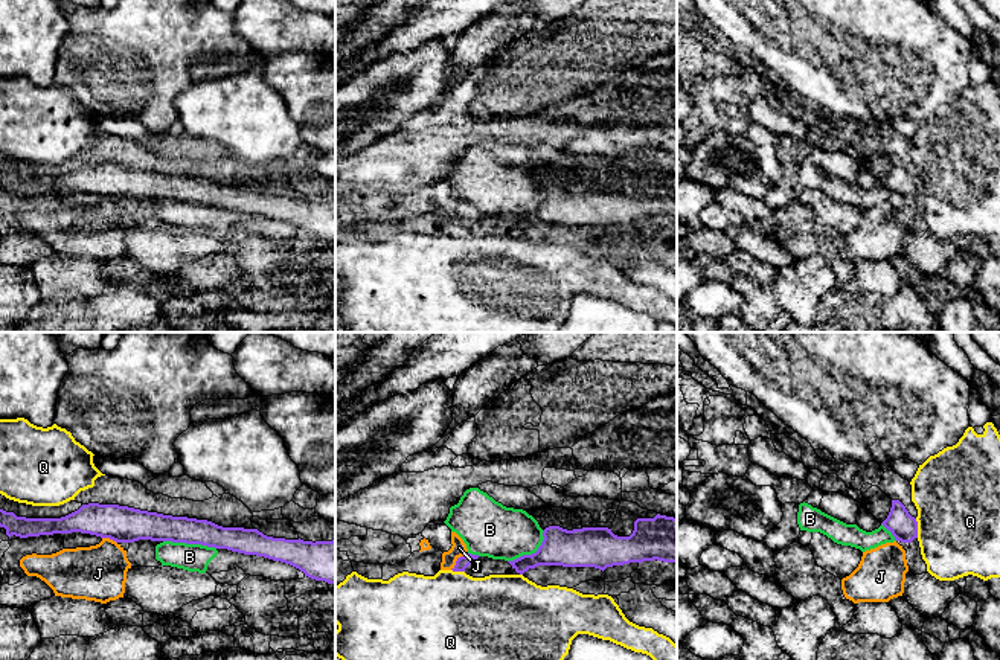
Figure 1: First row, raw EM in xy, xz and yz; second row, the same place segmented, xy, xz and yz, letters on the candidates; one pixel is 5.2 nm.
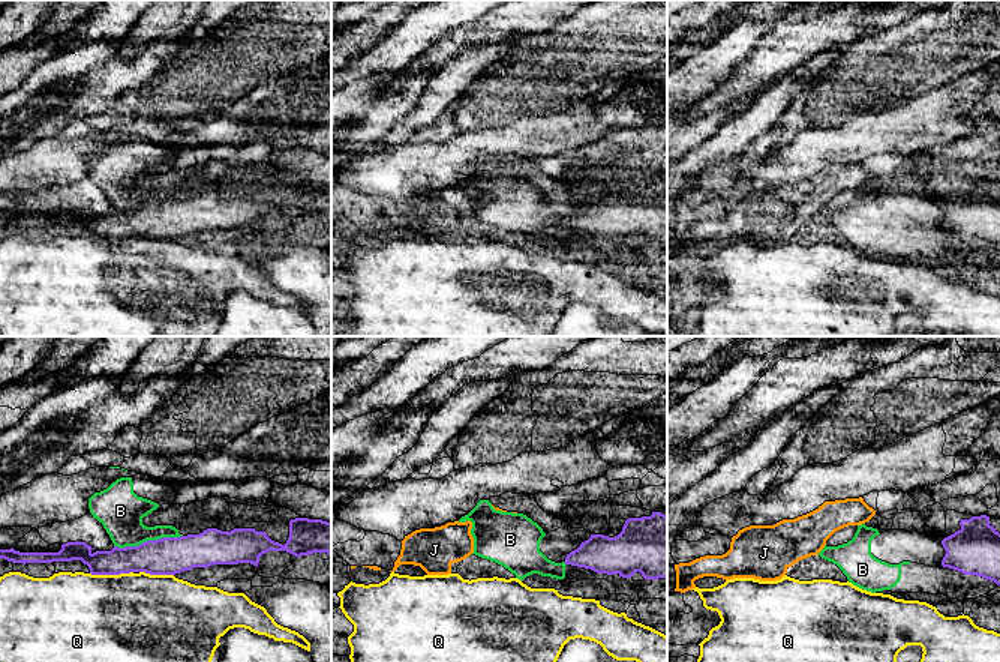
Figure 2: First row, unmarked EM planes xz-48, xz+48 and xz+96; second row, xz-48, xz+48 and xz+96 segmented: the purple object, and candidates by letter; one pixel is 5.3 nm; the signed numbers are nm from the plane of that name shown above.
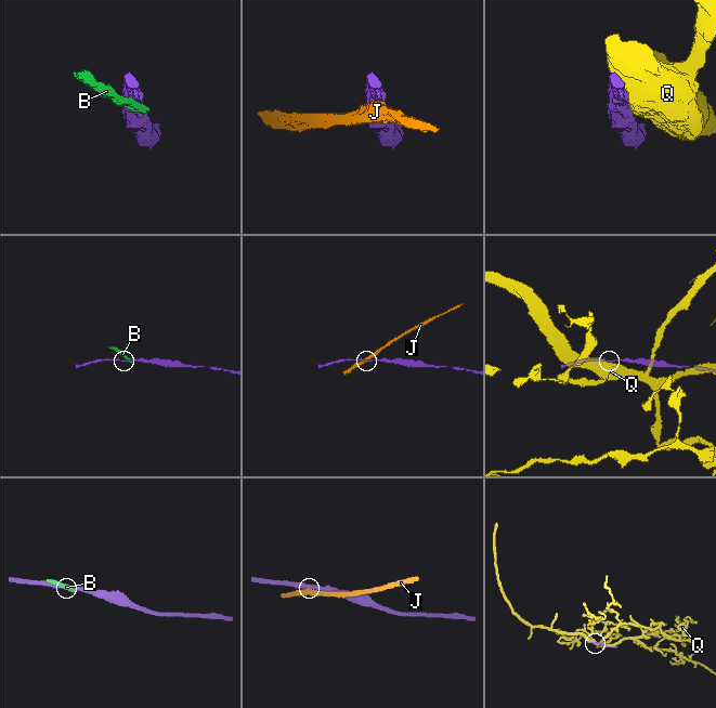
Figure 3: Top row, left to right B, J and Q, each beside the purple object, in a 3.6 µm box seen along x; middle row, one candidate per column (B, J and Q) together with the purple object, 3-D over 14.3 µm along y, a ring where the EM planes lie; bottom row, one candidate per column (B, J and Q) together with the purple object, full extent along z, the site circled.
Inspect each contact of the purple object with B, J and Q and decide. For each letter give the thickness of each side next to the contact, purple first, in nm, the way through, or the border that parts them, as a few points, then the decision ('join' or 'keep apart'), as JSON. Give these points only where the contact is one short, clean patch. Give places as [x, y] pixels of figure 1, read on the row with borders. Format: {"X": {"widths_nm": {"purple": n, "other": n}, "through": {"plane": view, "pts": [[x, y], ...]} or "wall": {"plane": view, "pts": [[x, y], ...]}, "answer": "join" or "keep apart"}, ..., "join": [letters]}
{"B": {"widths_nm": {"purple": 150, "other": 140}, "answer": "keep apart"}, "J": {"widths_nm": {"purple": 70, "other": 80}, "wall": {"plane": "xz", "pts": [[462, 555], [450, 569]]}, "answer": "keep apart"}, "Q": {"widths_nm": {"purple": 140, "other": 440}, "answer": "keep apart"}, "join": []}

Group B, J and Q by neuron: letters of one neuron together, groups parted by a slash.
B / J / Q

